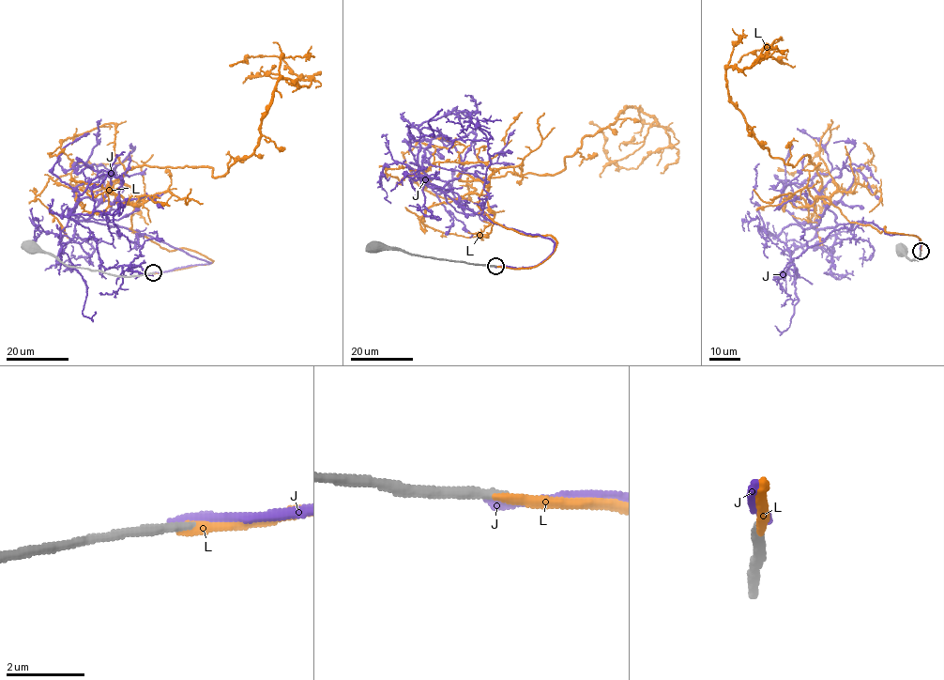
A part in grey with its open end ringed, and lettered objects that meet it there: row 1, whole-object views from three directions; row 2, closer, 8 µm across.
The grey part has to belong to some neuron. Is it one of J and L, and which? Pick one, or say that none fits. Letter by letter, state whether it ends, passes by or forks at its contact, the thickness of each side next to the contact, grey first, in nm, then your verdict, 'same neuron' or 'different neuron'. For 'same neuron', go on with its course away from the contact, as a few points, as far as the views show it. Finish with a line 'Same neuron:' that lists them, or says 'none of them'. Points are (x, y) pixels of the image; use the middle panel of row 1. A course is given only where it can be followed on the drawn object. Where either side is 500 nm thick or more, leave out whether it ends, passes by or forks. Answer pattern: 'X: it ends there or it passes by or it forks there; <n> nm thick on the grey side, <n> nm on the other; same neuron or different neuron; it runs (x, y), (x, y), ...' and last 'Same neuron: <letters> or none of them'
J: it ends there; 280 nm thick on the grey side, 240 nm on the other; different neuron
L: it ends there; 260 nm thick on the grey side, 280 nm on the other; same neuron; it runs (495, 266), (556, 240), (494, 221), (461, 173), (556, 174), (628, 106), (669, 144), (623, 168), (588, 122)
Same neuron: L

